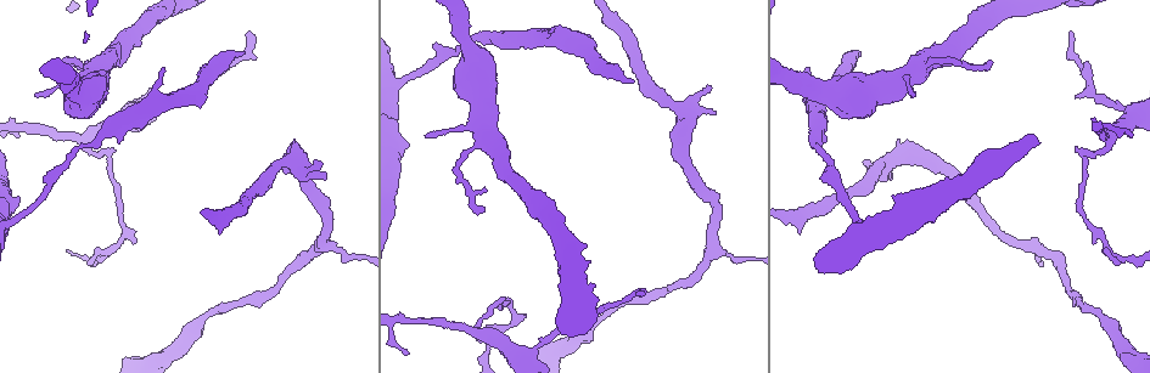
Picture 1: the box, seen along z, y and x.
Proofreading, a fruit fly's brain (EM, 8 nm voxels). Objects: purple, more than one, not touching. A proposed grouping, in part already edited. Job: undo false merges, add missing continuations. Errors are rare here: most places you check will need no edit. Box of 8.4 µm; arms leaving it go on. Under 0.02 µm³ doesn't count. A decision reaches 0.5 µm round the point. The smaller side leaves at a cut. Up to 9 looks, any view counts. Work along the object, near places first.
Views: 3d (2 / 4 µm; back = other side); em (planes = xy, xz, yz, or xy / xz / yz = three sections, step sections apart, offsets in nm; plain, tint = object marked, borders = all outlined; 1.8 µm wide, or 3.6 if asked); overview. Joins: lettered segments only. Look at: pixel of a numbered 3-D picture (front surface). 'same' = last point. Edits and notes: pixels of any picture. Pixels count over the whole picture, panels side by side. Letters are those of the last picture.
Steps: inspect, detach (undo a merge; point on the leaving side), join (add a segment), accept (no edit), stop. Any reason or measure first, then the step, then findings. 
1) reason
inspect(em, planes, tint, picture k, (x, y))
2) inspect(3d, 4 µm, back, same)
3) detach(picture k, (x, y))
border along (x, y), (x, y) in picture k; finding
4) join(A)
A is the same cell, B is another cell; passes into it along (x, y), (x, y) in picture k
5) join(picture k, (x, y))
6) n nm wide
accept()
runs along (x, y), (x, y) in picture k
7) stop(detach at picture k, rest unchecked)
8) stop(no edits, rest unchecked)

an open end
inspect(em, planes, borders, picture 1, (162, 71))

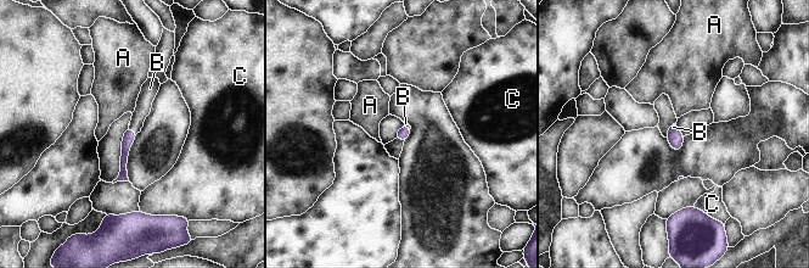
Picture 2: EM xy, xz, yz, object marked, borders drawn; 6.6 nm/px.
join(B)
B is the same cell, A and C are other cells; it goes on there

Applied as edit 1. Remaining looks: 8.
an open end
inspect(3d, 4 µm, picture 1, (243, 54))

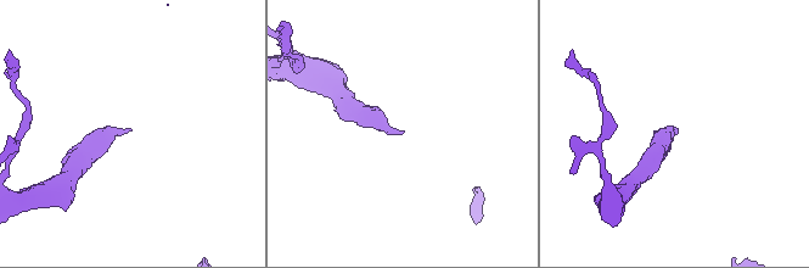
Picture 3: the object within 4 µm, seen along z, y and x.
inspect(em, 3.6 µm, planes, borders, picture 3, (130, 128))

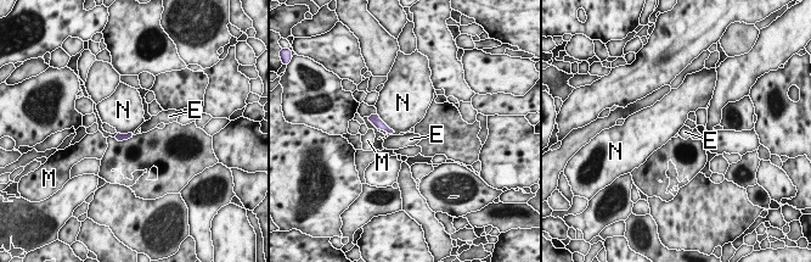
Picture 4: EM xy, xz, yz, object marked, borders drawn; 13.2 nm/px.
accept()
E, M and N are other cells; none of them fits

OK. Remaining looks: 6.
inspect(em, xz, step 8, borders, picture 1, (636, 292))

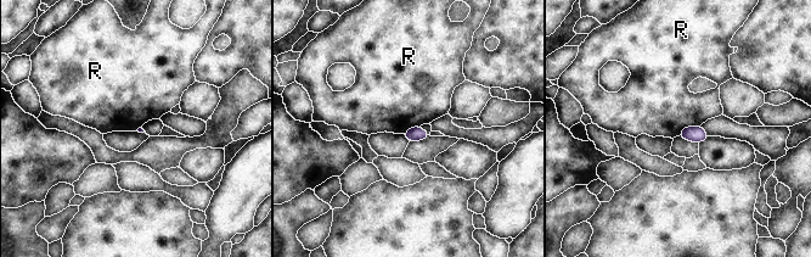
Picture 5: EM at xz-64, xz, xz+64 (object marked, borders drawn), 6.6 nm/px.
accept()
R is another cell; no lettered segment goes on from it

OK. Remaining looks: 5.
thin end
inspect(3d, 4 µm, picture 1, (914, 93))

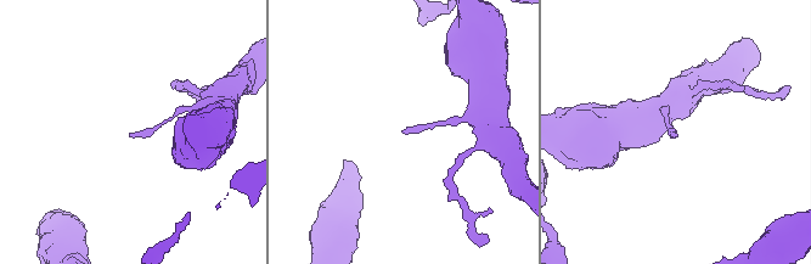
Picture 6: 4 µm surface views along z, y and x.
inspect(em, 3.6 µm, xz, step 4, borders, picture 6, (132, 133))

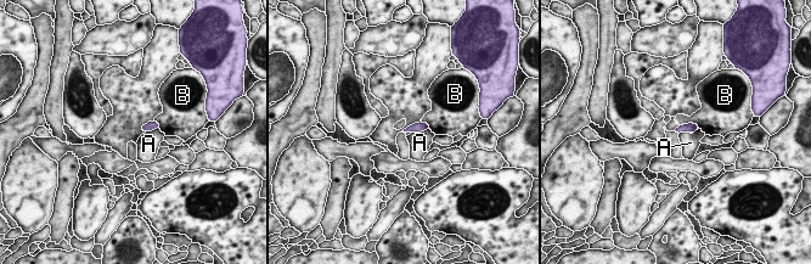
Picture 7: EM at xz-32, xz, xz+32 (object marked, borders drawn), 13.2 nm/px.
inspect(em, 3.6 µm, planes, borders, same)

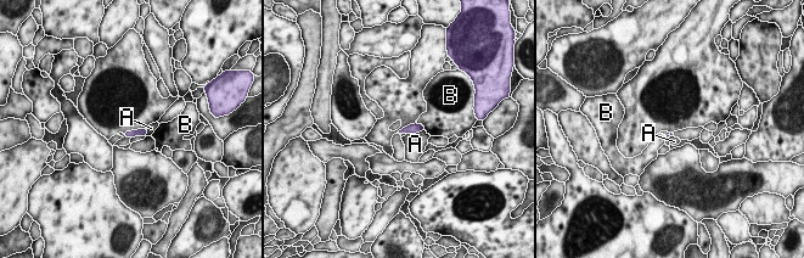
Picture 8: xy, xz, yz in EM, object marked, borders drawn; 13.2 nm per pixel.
accept()
A and B are other cells; border along (423, 129), (406, 134) in picture 8; none of them fits

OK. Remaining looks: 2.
stop(join at picture 2, rest unchecked)

